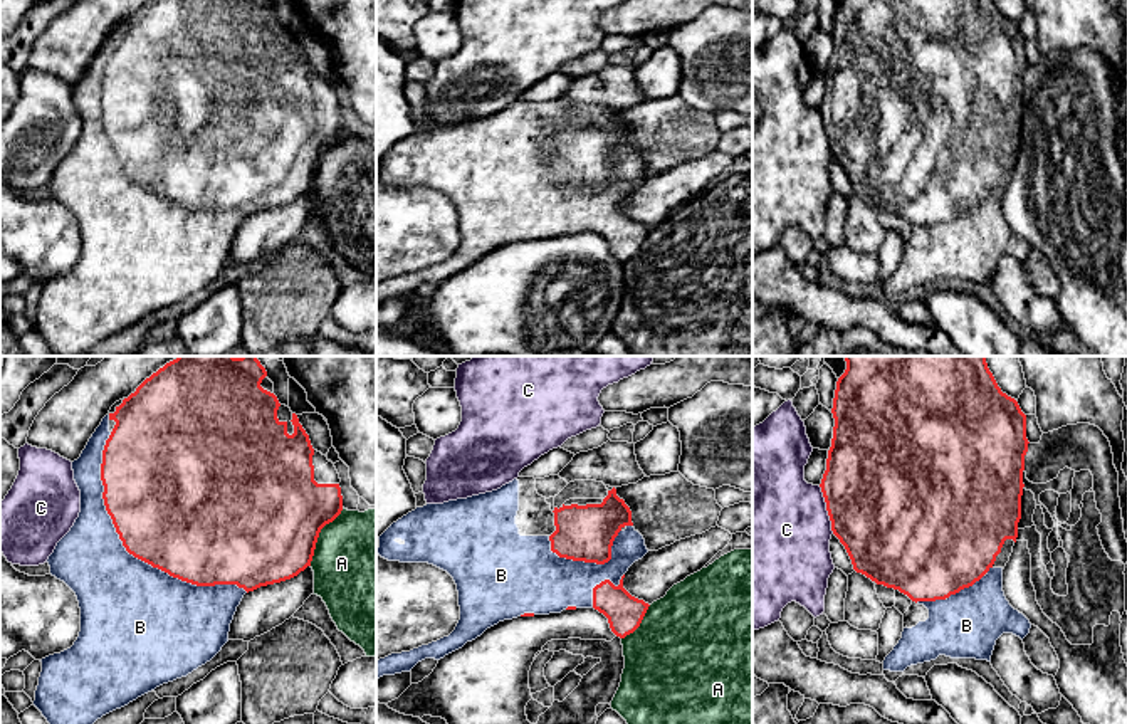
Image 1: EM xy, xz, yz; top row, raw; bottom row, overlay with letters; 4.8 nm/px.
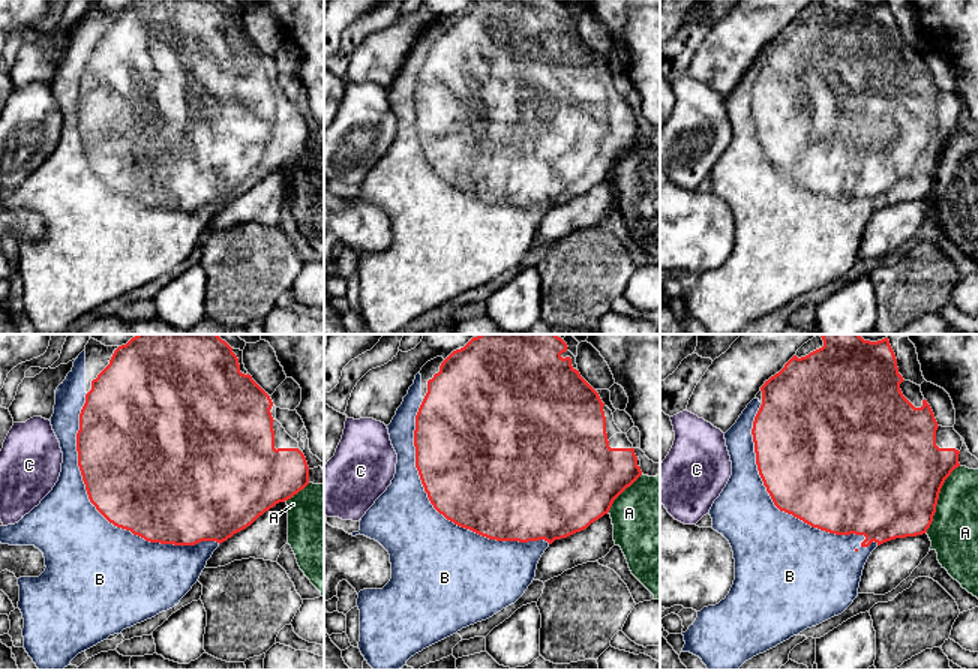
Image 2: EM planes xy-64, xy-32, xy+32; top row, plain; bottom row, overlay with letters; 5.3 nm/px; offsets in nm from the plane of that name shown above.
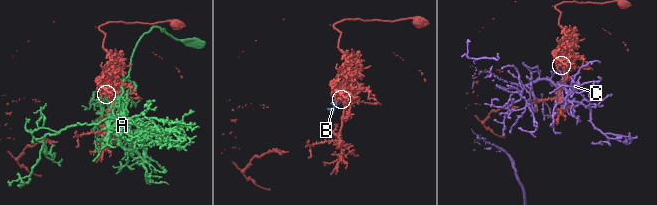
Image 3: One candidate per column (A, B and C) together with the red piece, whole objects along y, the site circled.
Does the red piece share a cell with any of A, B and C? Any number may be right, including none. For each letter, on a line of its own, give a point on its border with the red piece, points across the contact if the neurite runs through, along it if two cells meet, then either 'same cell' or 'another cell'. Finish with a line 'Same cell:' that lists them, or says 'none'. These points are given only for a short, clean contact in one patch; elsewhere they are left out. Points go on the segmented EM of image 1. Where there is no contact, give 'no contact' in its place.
A: meets red in xy at (318, 536); another cell
B: meets red in xy at (128, 551); same cell
C: meets red in yz at (827, 509); another cell
Same cell: B

